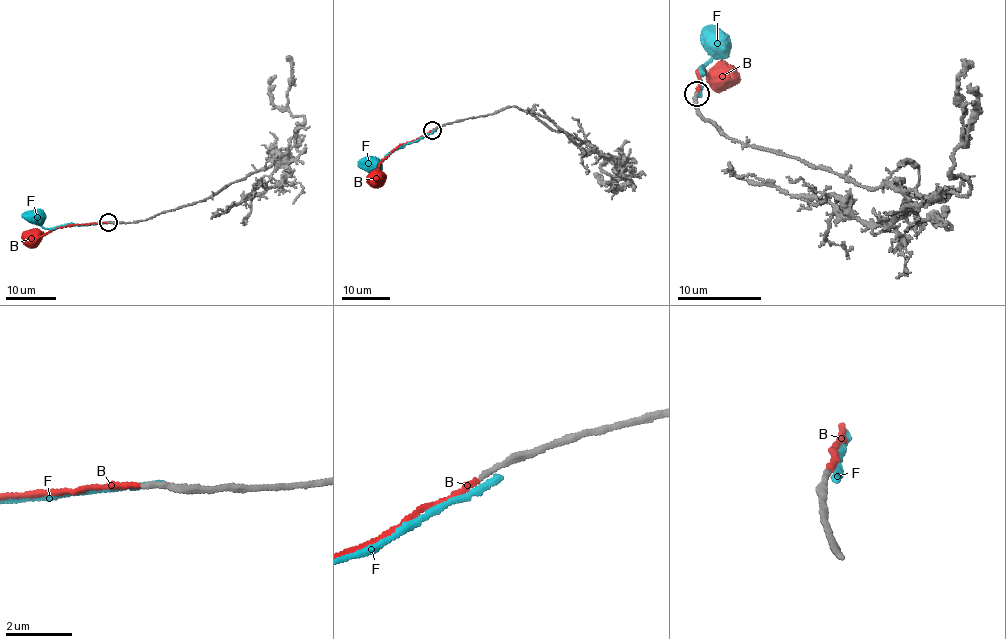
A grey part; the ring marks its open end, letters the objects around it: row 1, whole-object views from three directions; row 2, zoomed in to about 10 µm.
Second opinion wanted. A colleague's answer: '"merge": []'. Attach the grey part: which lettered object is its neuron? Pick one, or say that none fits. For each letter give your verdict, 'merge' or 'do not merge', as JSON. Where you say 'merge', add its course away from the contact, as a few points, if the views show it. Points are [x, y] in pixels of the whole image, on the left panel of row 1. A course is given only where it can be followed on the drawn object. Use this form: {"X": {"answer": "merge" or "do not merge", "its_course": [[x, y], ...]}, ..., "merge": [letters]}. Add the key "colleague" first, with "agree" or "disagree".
{"colleague": "disagree", "B": {"answer": "merge", "its_course": [[107, 222], [69, 225], [50, 230], [32, 242], [32, 237]]}, "F": {"answer": "do not merge"}, "merge": ["B"]}

